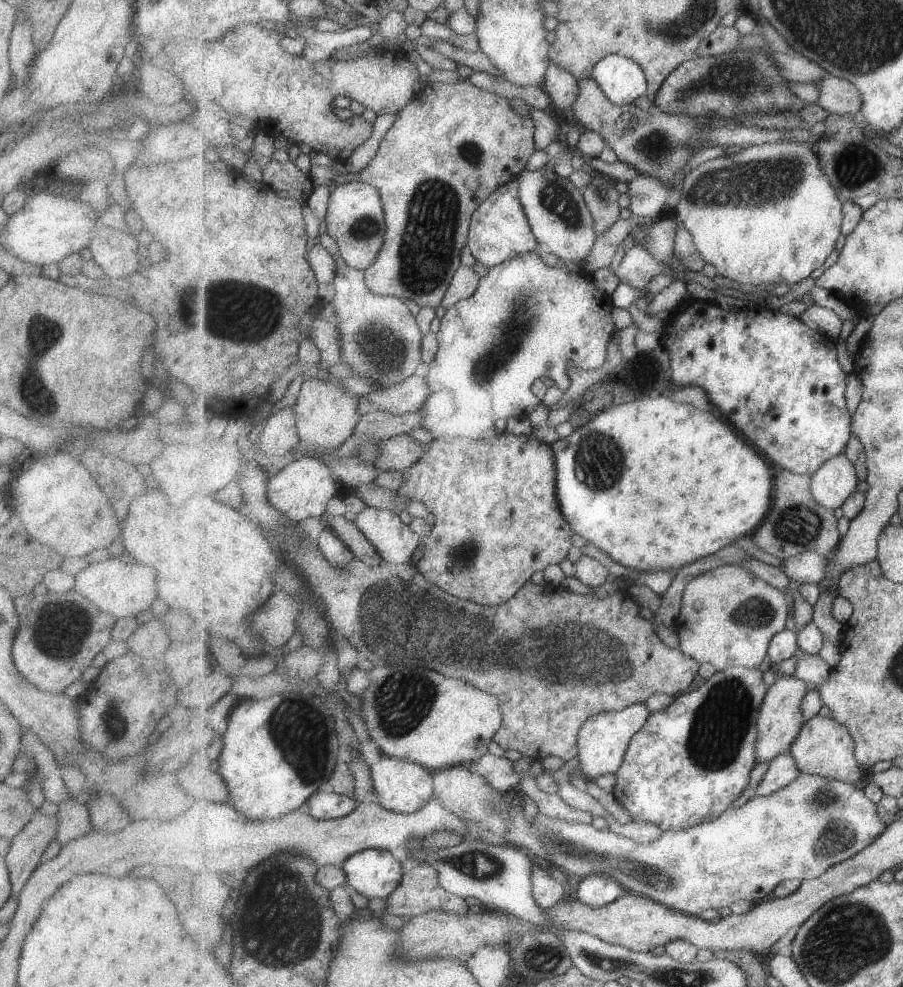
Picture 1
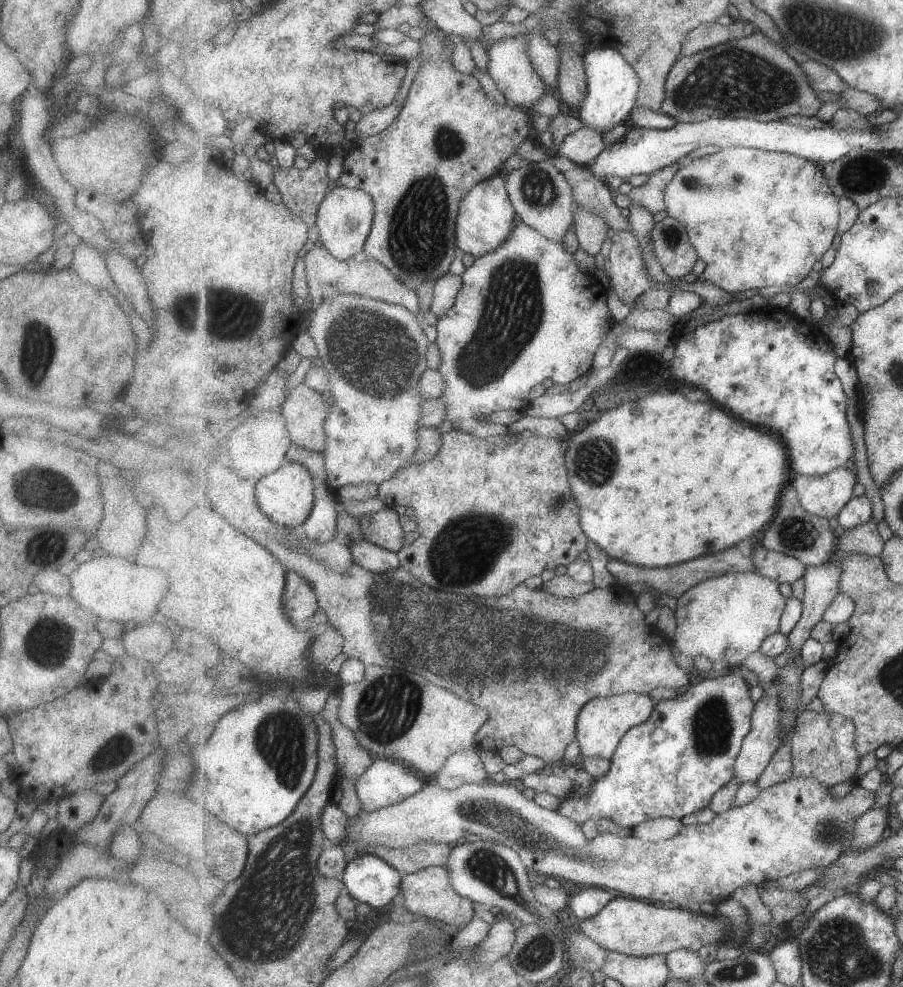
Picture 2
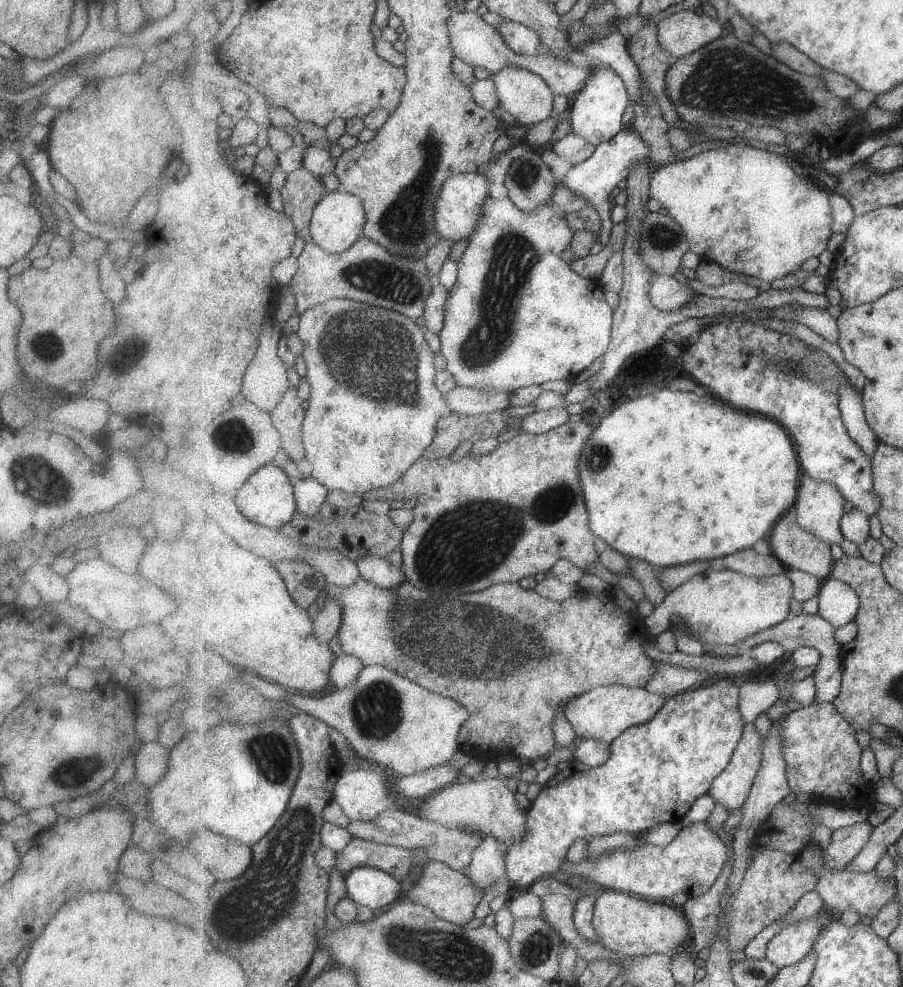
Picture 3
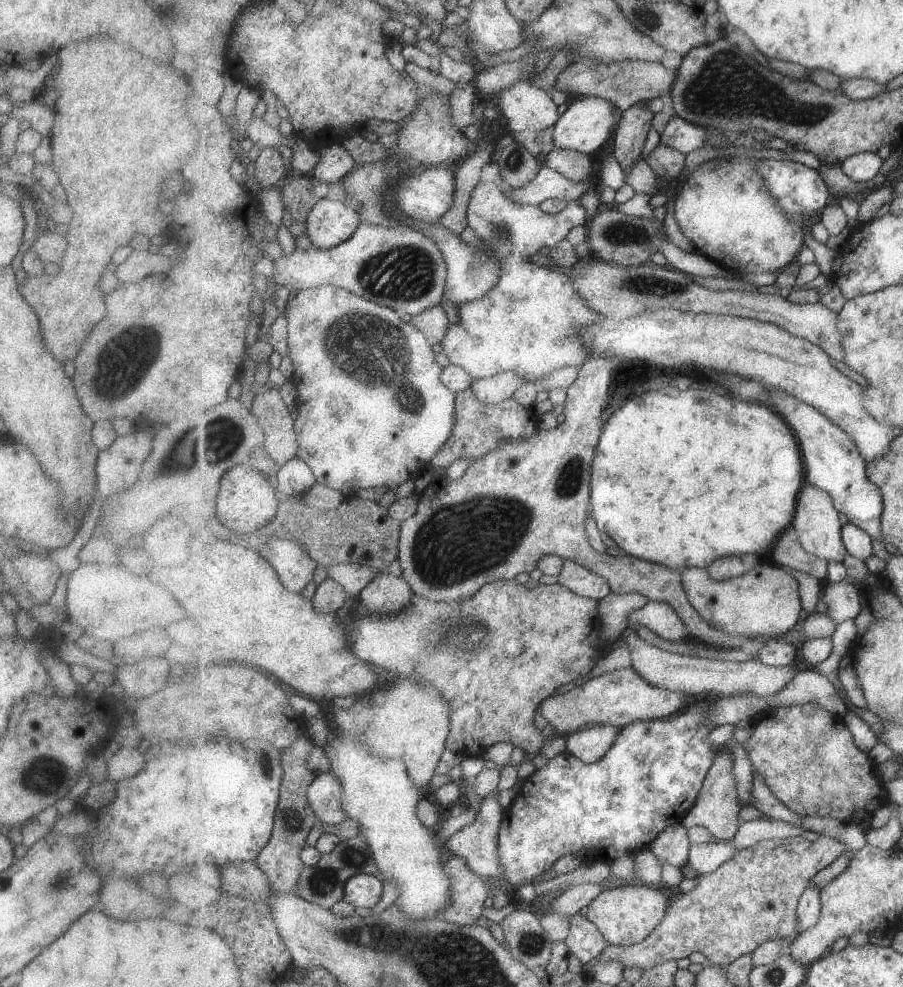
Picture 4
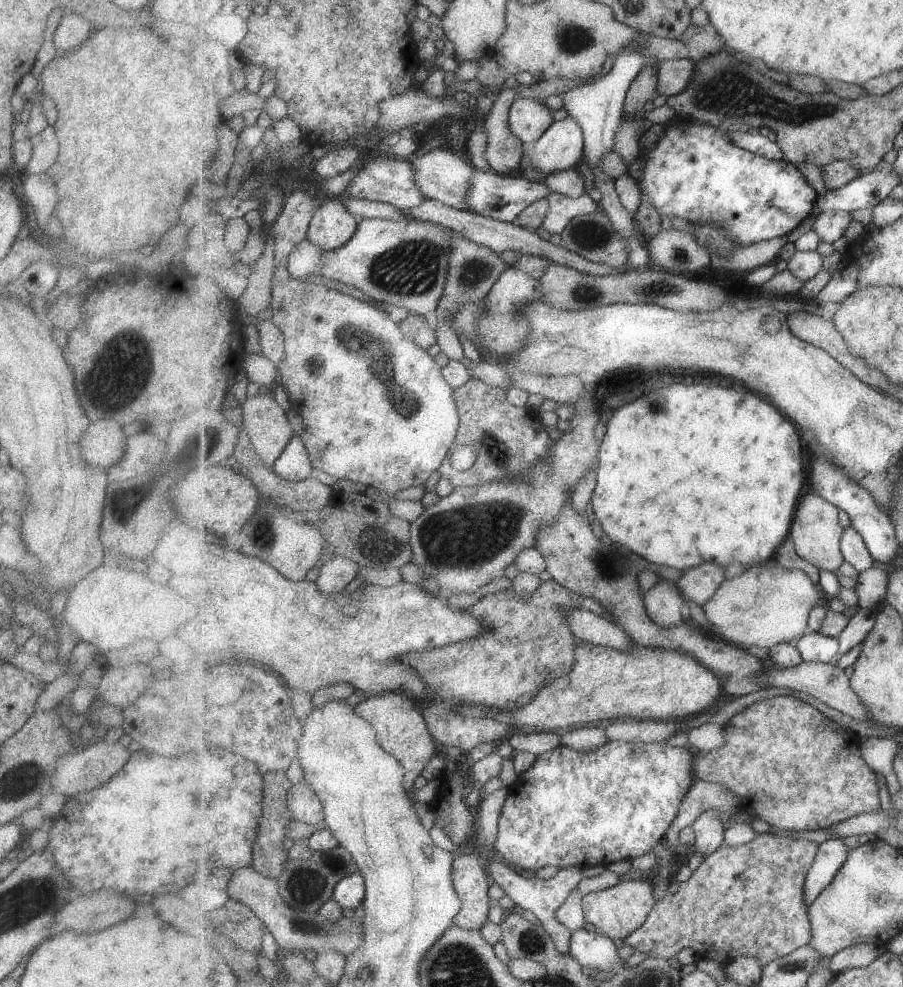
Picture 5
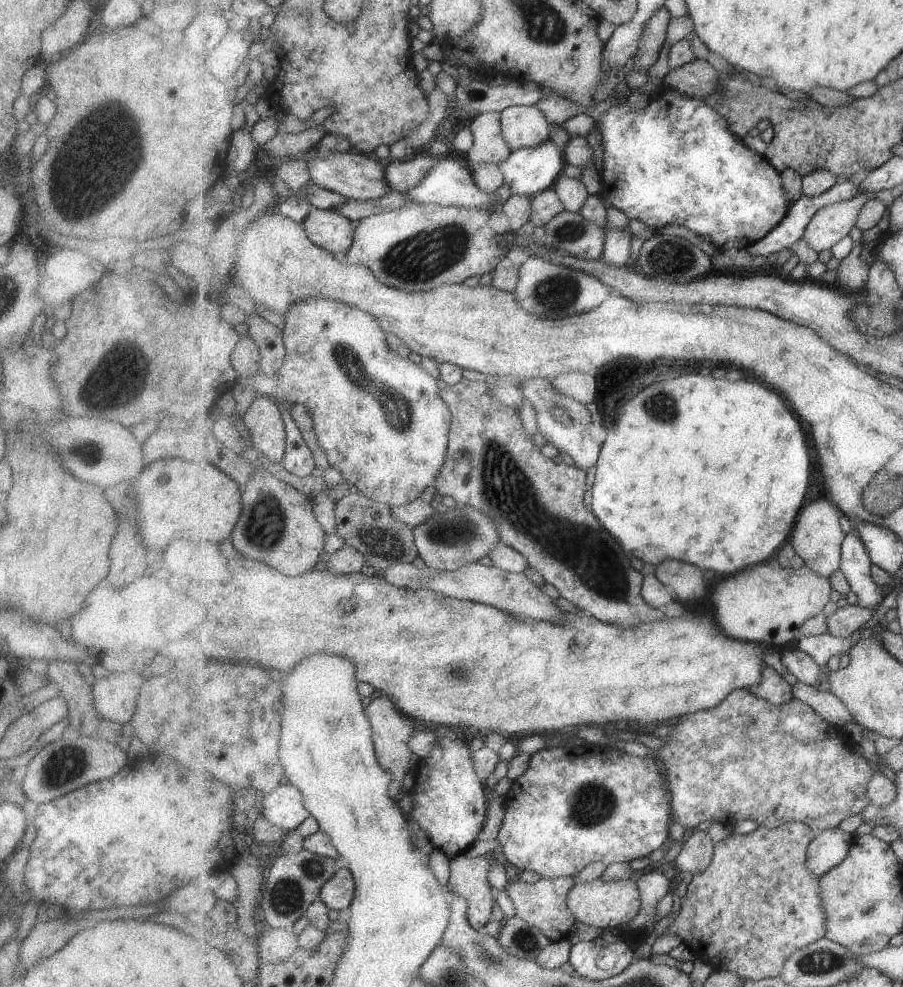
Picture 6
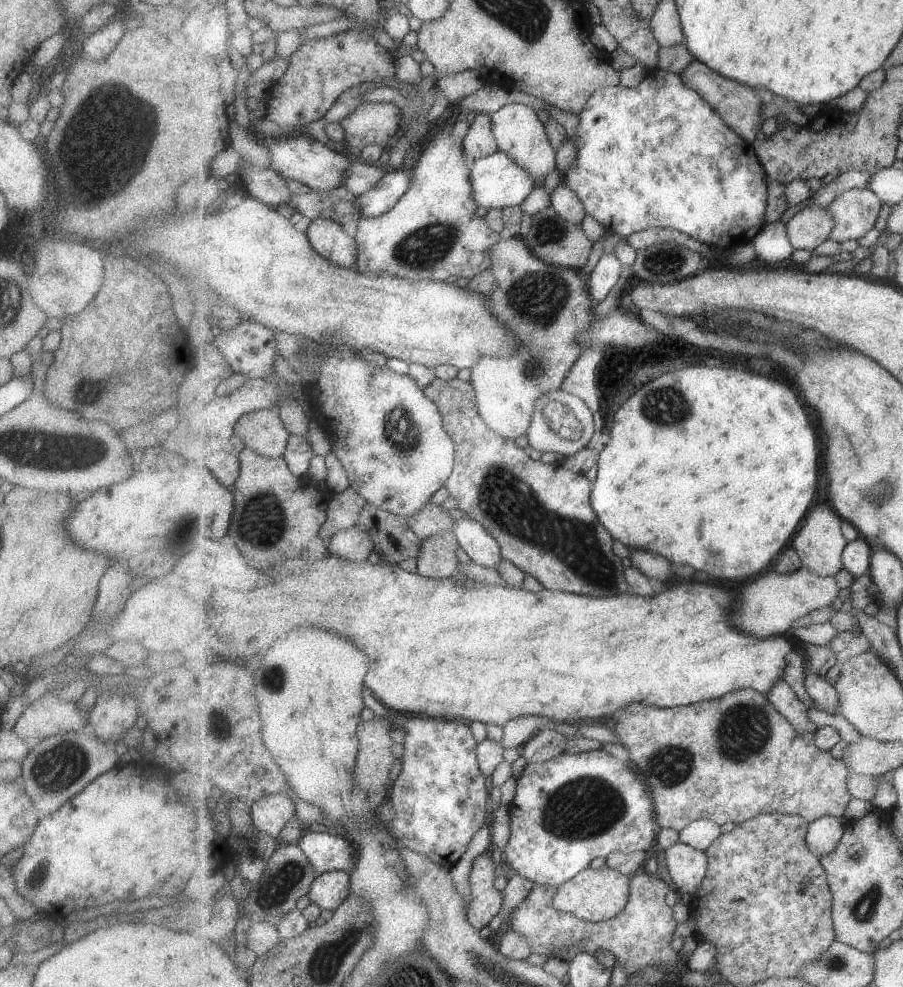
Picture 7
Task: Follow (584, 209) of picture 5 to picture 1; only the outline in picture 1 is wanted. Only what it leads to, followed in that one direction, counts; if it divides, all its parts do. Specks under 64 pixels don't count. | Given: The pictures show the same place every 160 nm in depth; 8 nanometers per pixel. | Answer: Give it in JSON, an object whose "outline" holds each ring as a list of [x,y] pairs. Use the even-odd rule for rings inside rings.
{"outline":[[[537,251],[507,259],[504,263],[489,269],[488,273],[480,280],[478,291],[468,299],[460,300],[457,304],[454,304],[442,318],[441,330],[437,333],[437,340],[439,342],[437,355],[429,364],[428,372],[423,377],[428,382],[431,394],[429,394],[424,407],[420,410],[420,414],[422,415],[421,424],[434,439],[438,439],[439,437],[493,438],[497,434],[496,422],[498,420],[505,420],[511,418],[511,416],[515,419],[523,420],[537,410],[542,400],[535,397],[533,390],[531,390],[531,386],[533,386],[533,382],[537,378],[547,376],[547,378],[553,380],[554,385],[558,389],[564,392],[571,386],[571,378],[569,378],[569,368],[571,366],[585,370],[601,368],[605,364],[605,360],[607,360],[609,340],[611,340],[616,332],[617,328],[614,320],[614,307],[611,295],[597,288],[597,285],[591,278],[591,274],[586,277],[583,276],[583,272],[575,273],[573,271],[566,271],[561,267],[551,268],[551,266],[547,266],[541,260],[541,252]]]}

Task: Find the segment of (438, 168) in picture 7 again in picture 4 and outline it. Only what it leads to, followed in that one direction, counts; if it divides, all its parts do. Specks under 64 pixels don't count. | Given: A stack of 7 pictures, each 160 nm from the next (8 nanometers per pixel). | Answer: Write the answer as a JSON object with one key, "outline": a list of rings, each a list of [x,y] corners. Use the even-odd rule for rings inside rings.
{"outline":[[[362,222],[351,239],[335,248],[322,249],[314,246],[306,251],[296,248],[288,256],[283,256],[274,262],[276,274],[272,280],[278,285],[284,285],[293,295],[309,288],[335,285],[371,302],[379,302],[383,306],[389,306],[402,314],[407,313],[414,317],[432,306],[439,305],[446,294],[447,262],[443,260],[441,250],[437,248],[432,238],[427,238],[421,230],[411,226],[389,229],[383,225]]]}

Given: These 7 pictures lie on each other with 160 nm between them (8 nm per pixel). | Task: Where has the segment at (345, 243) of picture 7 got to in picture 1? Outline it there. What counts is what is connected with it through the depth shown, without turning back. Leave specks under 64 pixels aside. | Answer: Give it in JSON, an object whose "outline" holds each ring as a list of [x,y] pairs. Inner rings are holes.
{"outline":[[[361,181],[334,184],[326,216],[326,232],[339,246],[344,261],[366,271],[379,256],[386,239],[386,214],[379,189]]]}

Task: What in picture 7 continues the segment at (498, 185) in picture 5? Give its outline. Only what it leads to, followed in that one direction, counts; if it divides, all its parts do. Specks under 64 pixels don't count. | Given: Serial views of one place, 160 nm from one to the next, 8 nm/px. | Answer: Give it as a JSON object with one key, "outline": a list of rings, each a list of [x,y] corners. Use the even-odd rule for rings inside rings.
{"outline":[[[402,168],[389,171],[377,182],[375,188],[363,192],[357,198],[362,218],[379,218],[385,216],[401,201],[401,196],[411,188],[415,178],[415,170]]]}

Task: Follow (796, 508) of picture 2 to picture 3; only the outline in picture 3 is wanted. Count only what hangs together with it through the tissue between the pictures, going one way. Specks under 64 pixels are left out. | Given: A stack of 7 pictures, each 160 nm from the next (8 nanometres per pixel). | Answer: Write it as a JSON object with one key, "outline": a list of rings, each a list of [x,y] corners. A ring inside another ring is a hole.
{"outline":[[[795,506],[789,512],[783,514],[776,526],[773,527],[770,544],[770,551],[775,553],[775,556],[780,558],[788,569],[796,568],[824,581],[831,576],[835,561],[833,554],[831,554],[830,544],[798,523],[798,510]]]}

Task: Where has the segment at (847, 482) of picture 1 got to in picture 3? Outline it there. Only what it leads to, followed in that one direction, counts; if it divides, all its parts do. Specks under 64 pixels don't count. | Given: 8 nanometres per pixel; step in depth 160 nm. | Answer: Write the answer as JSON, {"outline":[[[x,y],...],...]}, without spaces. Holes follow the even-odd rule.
{"outline":[[[804,474],[795,504],[798,523],[825,542],[840,546],[845,539],[842,531],[845,500],[834,482],[818,481]]]}

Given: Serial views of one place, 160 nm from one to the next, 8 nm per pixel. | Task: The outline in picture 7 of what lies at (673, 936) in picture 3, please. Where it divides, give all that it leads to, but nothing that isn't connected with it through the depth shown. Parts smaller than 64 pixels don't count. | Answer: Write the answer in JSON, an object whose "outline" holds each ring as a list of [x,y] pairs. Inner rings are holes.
{"outline":[[[607,866],[597,869],[589,868],[579,872],[571,880],[557,887],[554,896],[555,908],[577,916],[577,918],[597,923],[615,918],[631,900],[632,878]]]}

